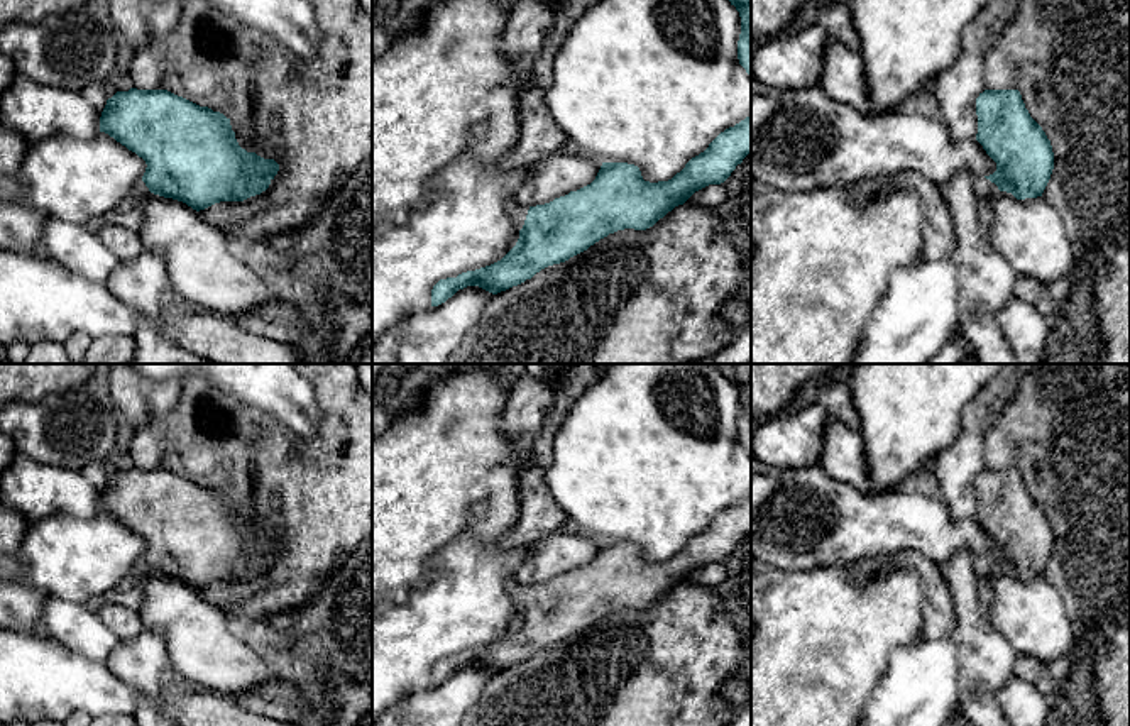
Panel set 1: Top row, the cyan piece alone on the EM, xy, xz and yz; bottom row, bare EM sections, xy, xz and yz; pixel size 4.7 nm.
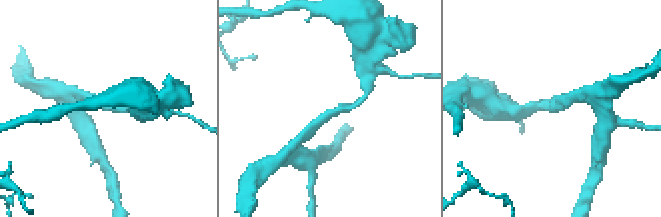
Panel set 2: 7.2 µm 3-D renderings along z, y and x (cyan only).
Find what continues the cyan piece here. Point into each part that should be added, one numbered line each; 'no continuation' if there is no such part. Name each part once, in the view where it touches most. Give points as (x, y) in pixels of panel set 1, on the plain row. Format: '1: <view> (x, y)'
1: xz (518, 591)

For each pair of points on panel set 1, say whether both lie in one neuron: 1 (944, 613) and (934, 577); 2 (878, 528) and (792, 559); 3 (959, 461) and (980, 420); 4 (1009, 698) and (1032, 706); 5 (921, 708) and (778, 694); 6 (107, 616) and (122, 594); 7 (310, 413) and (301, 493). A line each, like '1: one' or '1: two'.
1: one
2: one
3: one
4: one
5: two
6: two
7: two

